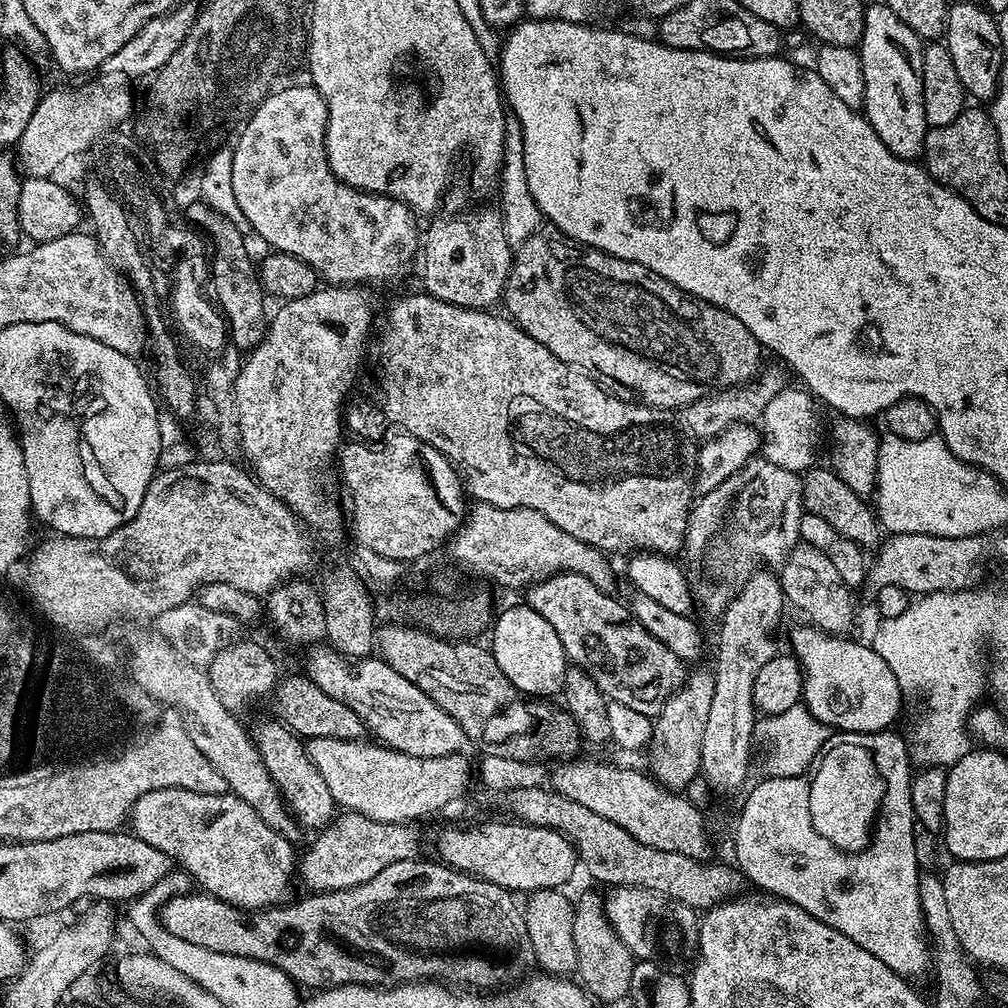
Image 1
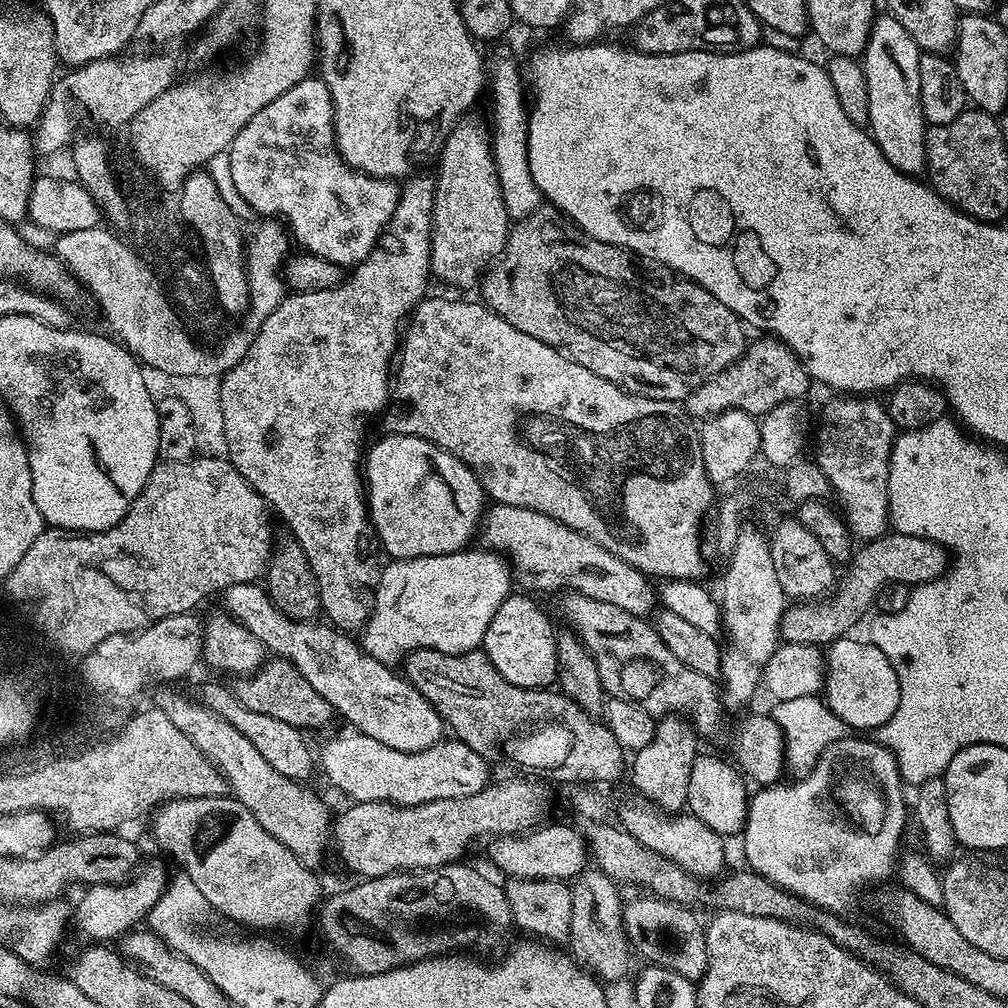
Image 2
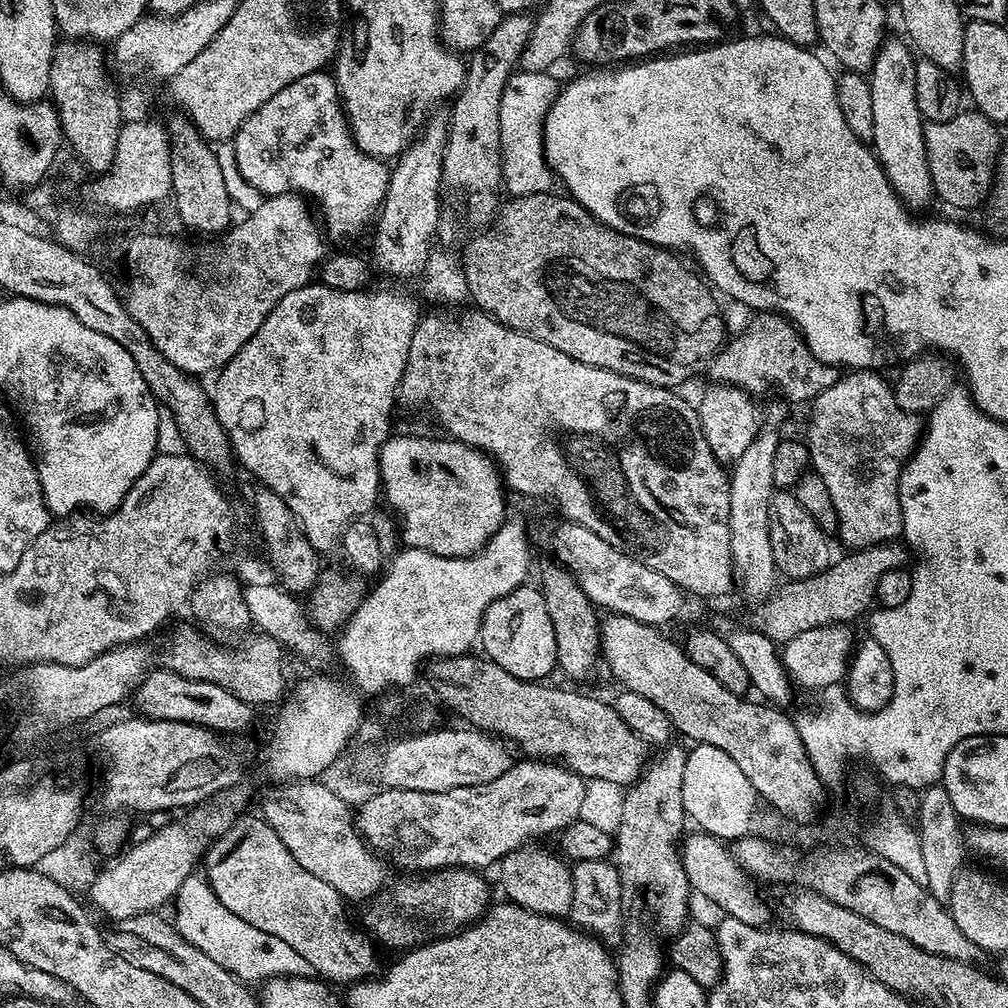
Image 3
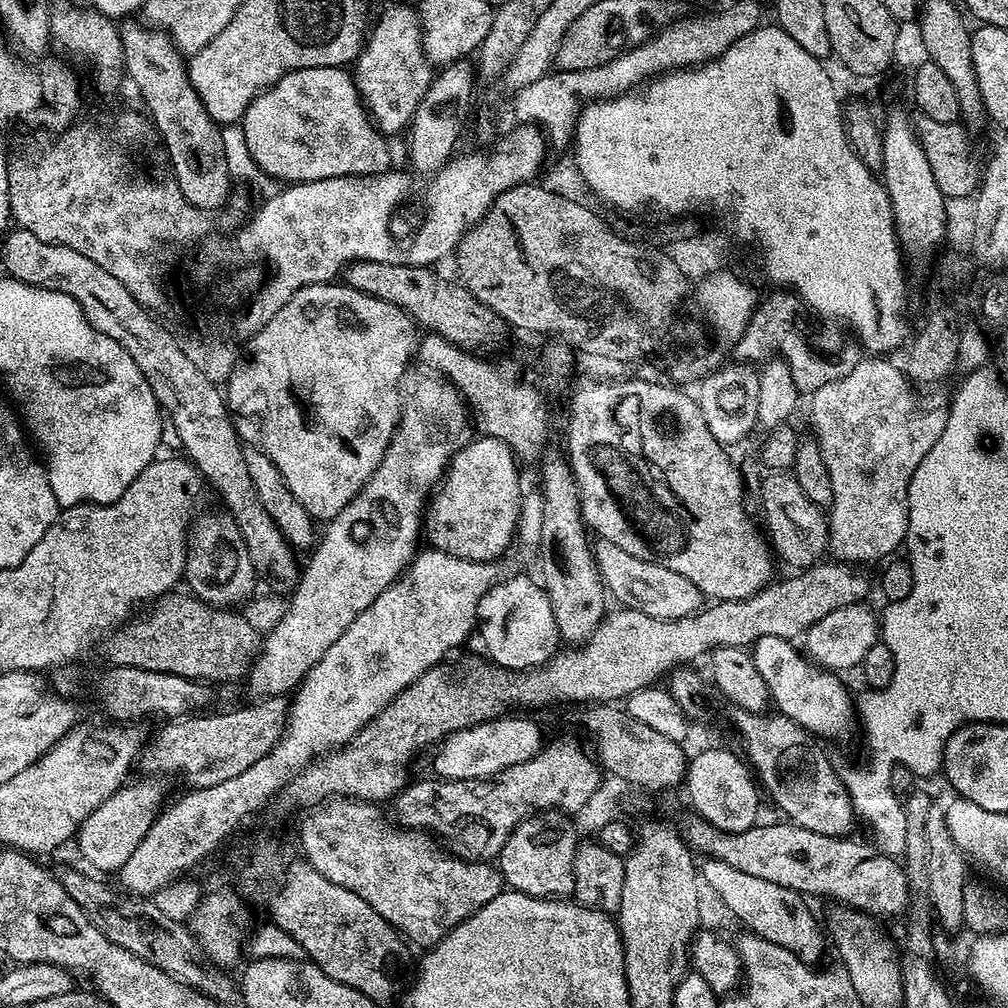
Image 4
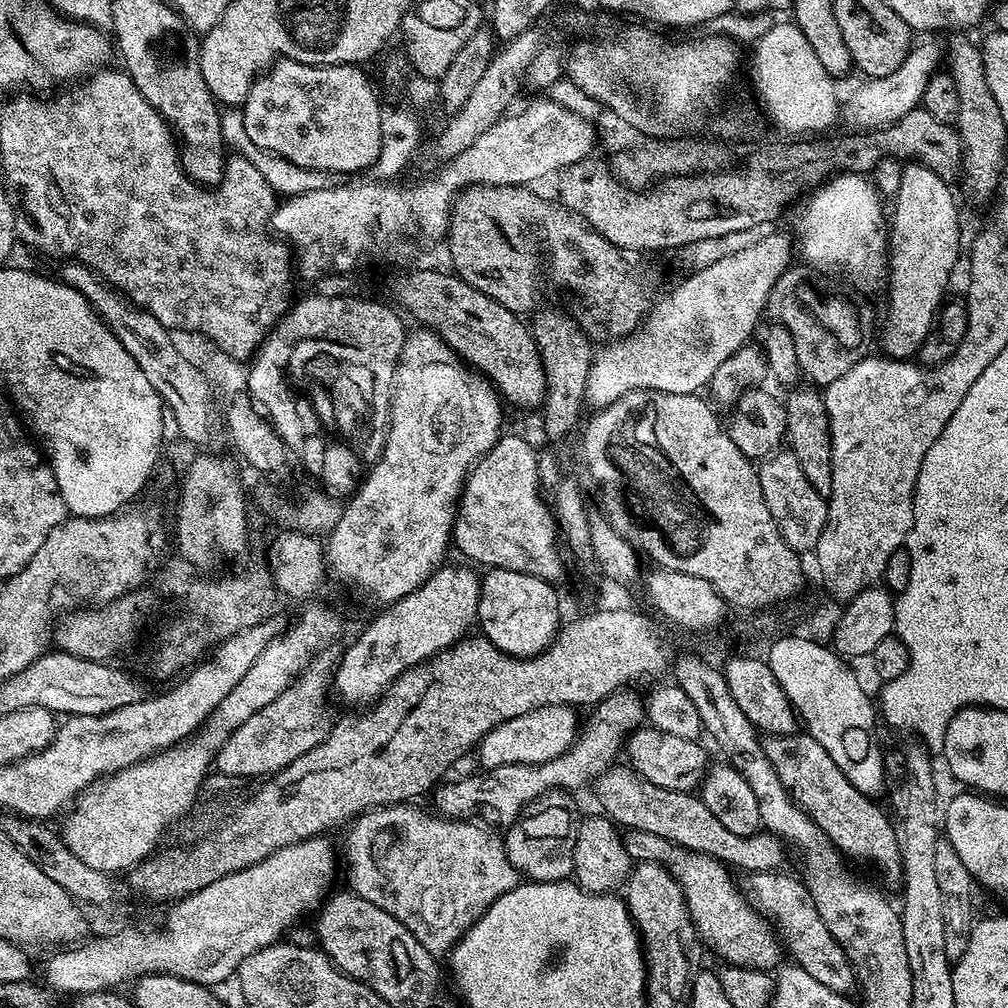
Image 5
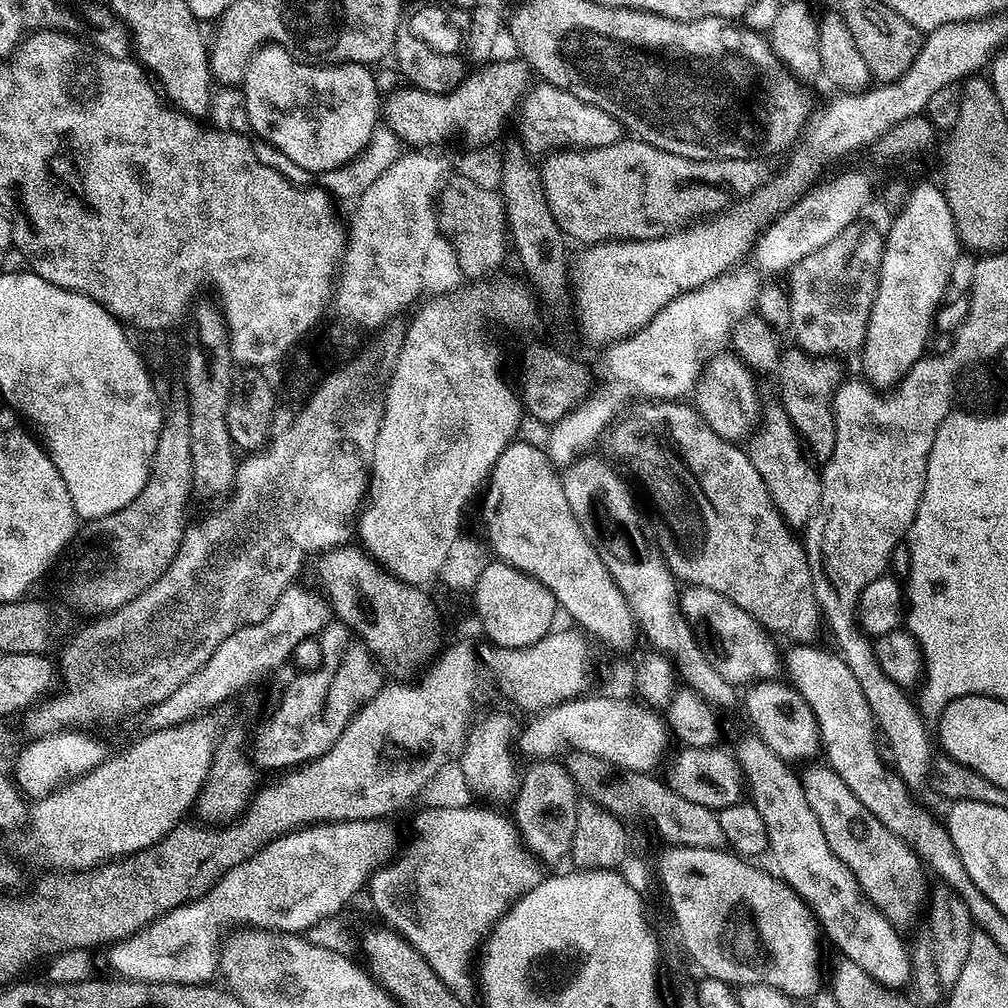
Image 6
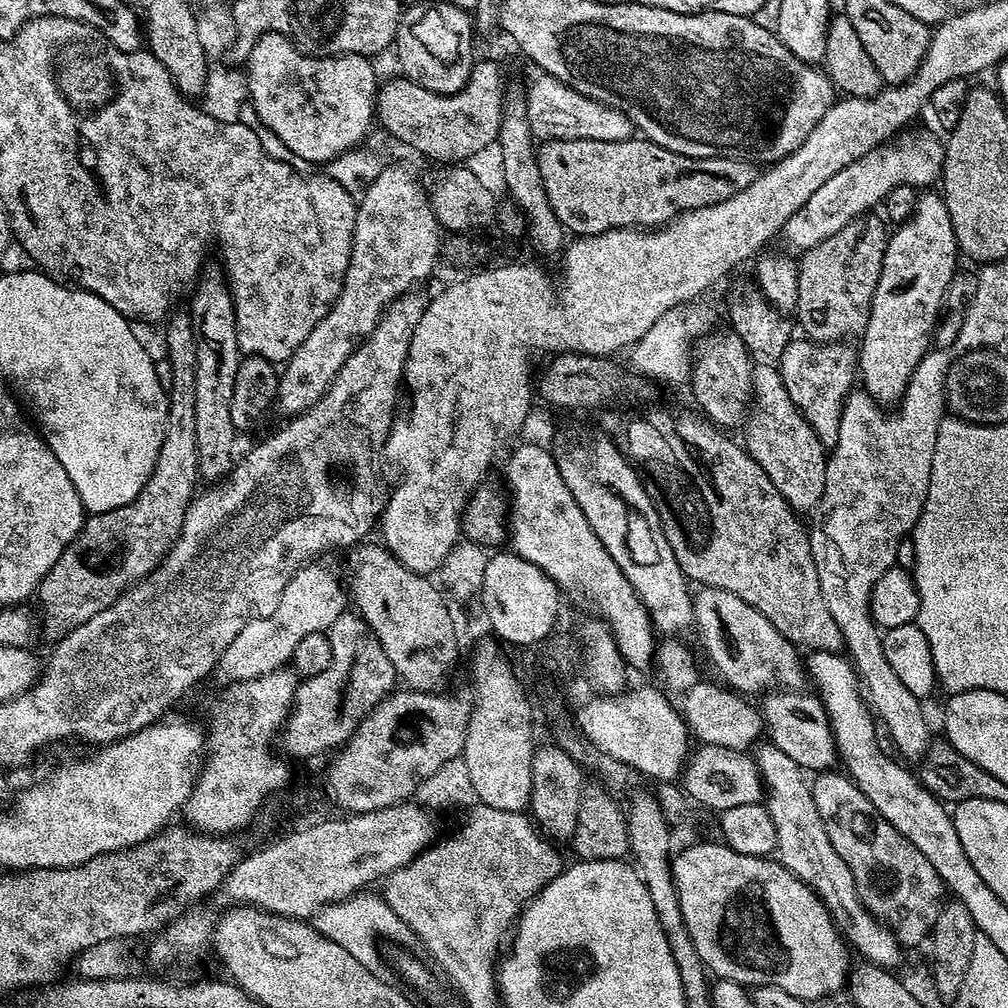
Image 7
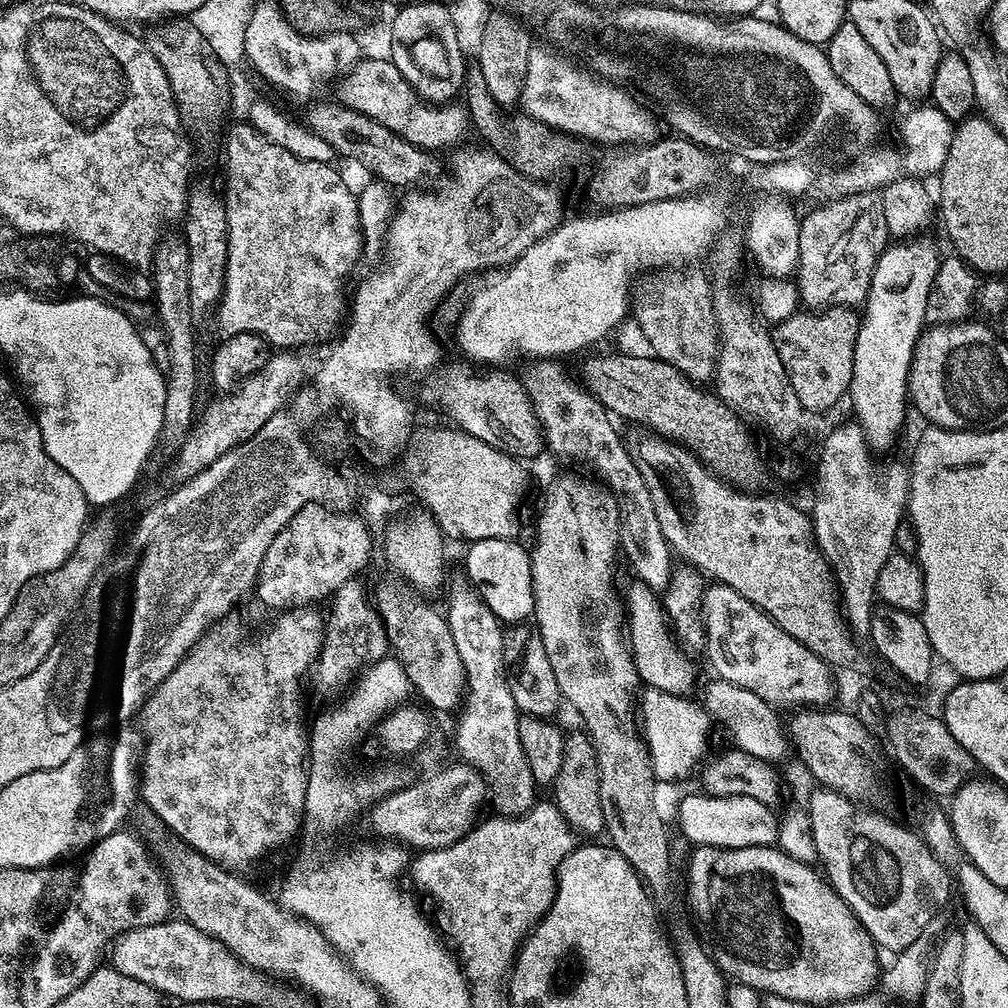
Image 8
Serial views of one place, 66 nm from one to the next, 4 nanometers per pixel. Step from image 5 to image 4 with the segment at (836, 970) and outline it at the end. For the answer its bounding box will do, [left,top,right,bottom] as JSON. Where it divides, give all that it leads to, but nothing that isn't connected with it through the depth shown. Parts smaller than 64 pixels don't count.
[702,859,826,965]

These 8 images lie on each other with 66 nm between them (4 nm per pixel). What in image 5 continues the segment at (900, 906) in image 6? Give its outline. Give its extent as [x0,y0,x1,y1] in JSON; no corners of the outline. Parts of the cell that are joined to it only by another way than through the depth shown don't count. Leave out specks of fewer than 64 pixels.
[764,734,901,880]

